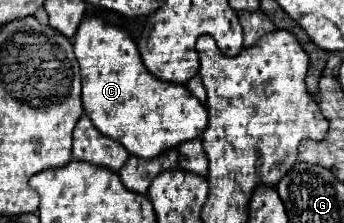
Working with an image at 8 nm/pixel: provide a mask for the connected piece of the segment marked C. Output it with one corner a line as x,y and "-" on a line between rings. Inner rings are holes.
84,17
74,35
74,55
82,73
82,103
94,127
122,143
128,153
152,159
188,139
202,137
208,123
204,105
180,83
160,81
146,71
136,41
102,17

